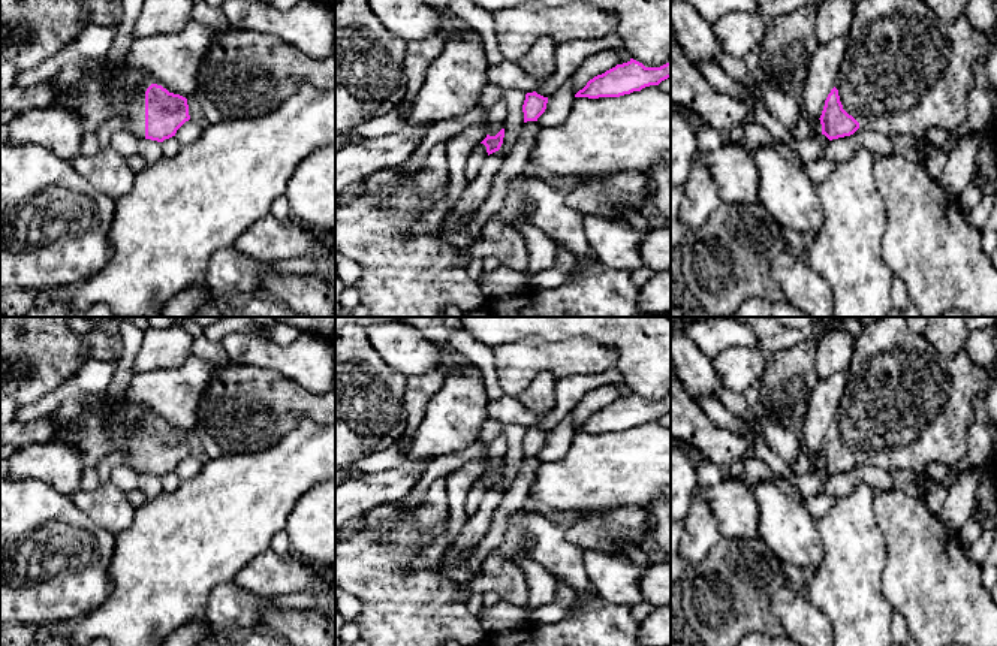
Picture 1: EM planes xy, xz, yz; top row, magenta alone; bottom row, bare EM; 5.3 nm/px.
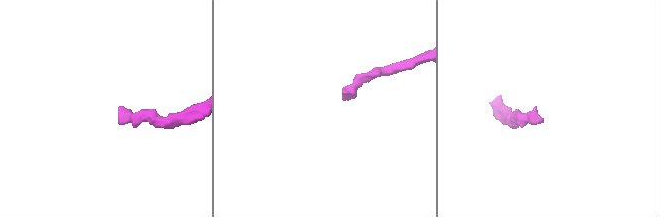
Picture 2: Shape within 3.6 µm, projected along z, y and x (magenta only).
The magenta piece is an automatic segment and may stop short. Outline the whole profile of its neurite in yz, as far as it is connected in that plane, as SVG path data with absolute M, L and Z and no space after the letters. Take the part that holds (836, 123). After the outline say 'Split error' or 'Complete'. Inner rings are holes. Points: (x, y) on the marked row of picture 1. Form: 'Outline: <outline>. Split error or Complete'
Outline: M859 0L846 39L846 54L835 85L819 118L822 135L829 141L850 136L858 129L868 129L889 138L924 138L933 127L949 133L966 121L967 97L975 85L976 67L990 52L987 34L975 28L966 13L954 22L946 22L924 0Z. Split error

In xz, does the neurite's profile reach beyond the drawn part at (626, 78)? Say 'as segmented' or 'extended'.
as segmented

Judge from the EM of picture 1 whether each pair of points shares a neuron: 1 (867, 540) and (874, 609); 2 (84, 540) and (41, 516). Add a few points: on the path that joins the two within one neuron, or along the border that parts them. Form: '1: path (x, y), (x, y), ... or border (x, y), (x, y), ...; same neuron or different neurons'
1: path (867, 557), (867, 592); same neuron
2: path (74, 540), (65, 540), (51, 527); same neuron

